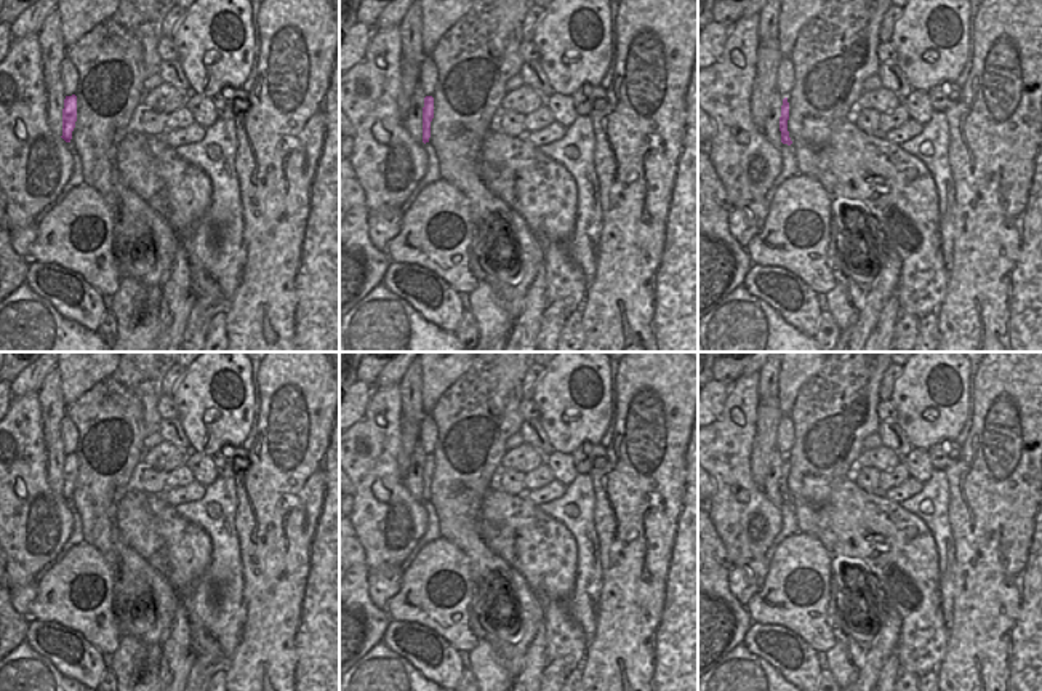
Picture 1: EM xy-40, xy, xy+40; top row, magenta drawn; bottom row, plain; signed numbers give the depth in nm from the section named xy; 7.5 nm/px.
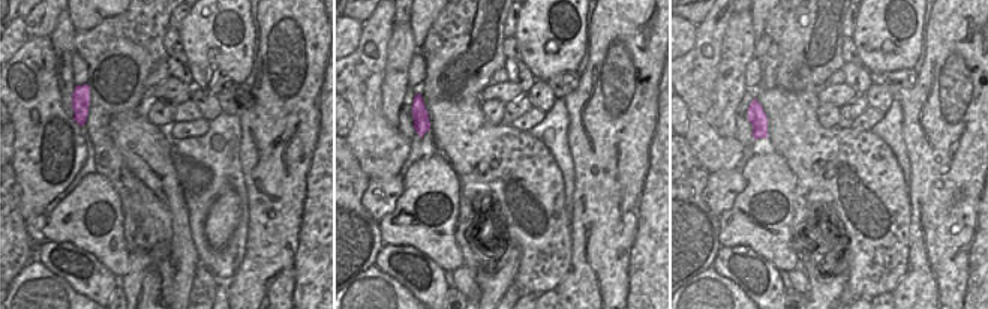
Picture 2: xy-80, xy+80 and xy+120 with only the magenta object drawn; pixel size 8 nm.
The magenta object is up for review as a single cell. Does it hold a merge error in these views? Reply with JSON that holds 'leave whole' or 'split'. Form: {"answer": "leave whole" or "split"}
{"answer": "leave whole"}

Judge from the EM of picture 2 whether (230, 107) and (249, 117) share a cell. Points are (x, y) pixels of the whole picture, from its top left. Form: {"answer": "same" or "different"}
{"answer": "different"}

